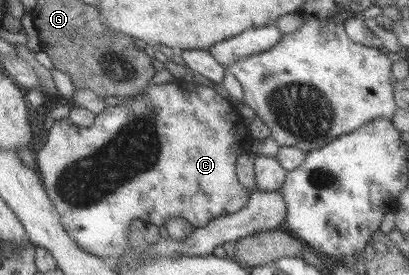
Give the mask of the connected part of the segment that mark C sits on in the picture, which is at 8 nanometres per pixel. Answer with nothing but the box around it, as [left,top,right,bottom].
[34,80,255,258]

